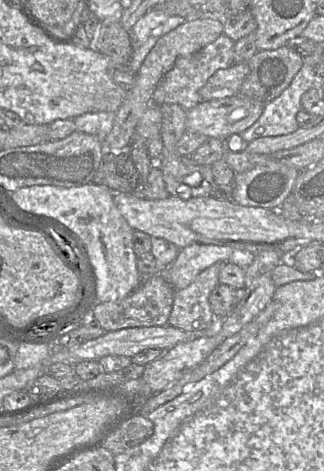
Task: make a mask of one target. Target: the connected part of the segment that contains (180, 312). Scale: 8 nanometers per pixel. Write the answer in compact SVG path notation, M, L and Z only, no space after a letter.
M219 262L202 271L185 289L175 290L175 299L169 325L190 334L202 335L216 324L210 305L210 295L220 284L219 273L225 262Z

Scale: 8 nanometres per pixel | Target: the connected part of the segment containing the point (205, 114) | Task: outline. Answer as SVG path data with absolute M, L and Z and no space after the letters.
M239 93L227 98L202 101L187 110L186 131L226 141L251 127L259 119L265 105Z

